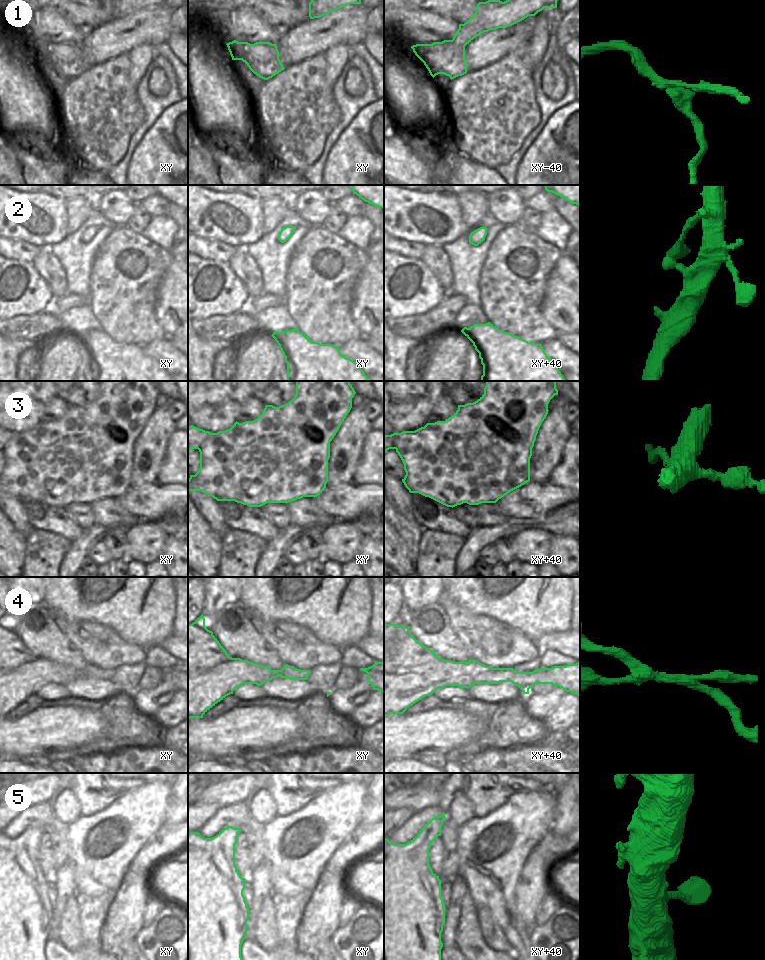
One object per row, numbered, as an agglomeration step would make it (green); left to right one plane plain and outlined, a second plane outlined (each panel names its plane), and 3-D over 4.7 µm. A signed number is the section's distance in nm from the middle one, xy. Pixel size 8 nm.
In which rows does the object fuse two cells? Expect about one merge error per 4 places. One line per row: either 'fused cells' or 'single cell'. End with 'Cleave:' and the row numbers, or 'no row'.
1: fused cells
2: single cell
3: fused cells
4: fused cells
5: single cell
Cleave: 1, 3, 4

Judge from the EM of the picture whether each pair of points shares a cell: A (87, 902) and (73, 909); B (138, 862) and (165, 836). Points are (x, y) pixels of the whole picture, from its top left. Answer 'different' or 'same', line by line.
A: different
B: same

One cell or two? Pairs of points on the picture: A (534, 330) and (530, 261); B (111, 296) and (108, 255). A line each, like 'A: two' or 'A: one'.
A: one
B: one

